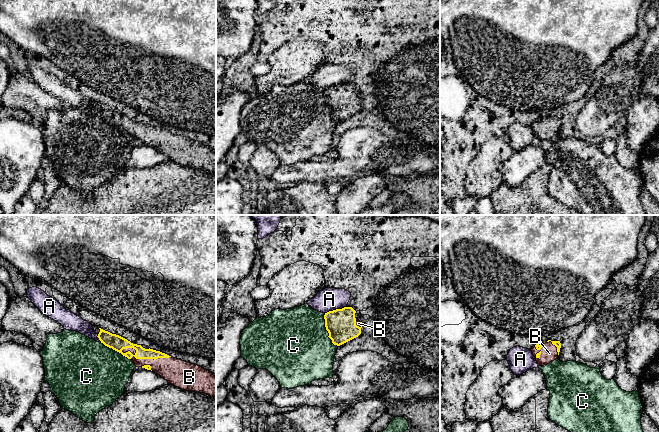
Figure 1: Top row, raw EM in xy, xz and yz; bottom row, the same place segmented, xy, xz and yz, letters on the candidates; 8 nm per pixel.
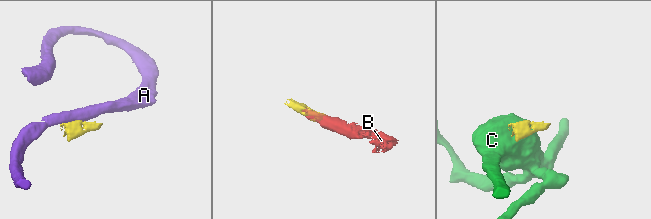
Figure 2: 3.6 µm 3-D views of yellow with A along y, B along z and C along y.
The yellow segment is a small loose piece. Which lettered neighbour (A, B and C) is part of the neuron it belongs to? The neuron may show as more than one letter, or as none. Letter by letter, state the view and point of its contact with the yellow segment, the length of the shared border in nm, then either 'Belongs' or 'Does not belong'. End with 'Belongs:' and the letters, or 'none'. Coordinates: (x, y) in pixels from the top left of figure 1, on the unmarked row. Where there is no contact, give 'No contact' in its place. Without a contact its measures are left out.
A: Touches yellow at xz (336, 85). Shared border 180 nm. Does not belong
B: Touches yellow at xy (146, 134). Shared border 400 nm. Belongs
C: Touches yellow at xz (326, 105). Shared border 300 nm. Does not belong
Belongs: B

